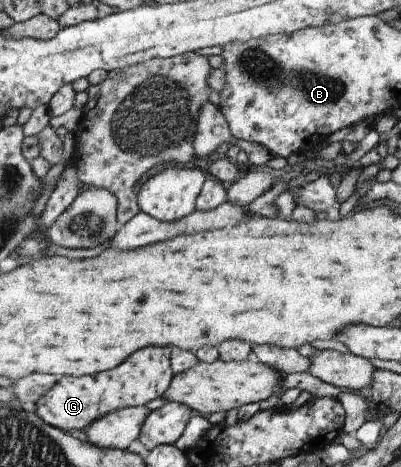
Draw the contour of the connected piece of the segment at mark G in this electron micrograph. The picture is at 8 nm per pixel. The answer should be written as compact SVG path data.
M148 346L130 354L114 370L106 370L92 376L72 378L66 376L58 380L36 404L37 416L49 426L65 432L84 430L94 420L132 406L143 406L161 398L173 380L174 372L170 366L170 346Z

